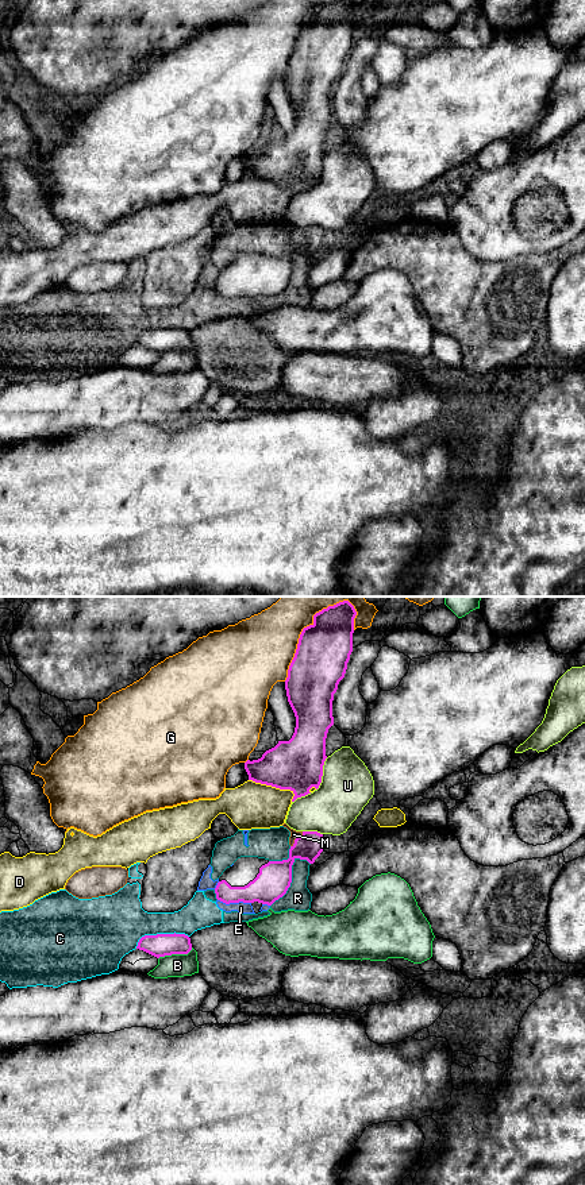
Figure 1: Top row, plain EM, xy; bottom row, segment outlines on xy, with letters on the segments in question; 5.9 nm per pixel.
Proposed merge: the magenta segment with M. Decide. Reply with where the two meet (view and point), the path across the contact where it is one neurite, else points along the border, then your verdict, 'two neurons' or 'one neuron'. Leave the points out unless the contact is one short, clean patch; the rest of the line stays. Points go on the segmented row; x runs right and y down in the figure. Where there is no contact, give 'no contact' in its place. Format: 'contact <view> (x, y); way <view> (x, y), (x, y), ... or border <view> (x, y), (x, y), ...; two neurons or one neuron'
contact xy (296, 838); one neuron

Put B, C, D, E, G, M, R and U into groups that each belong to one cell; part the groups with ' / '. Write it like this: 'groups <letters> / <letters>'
groups B / C E R / D / G / M / U

